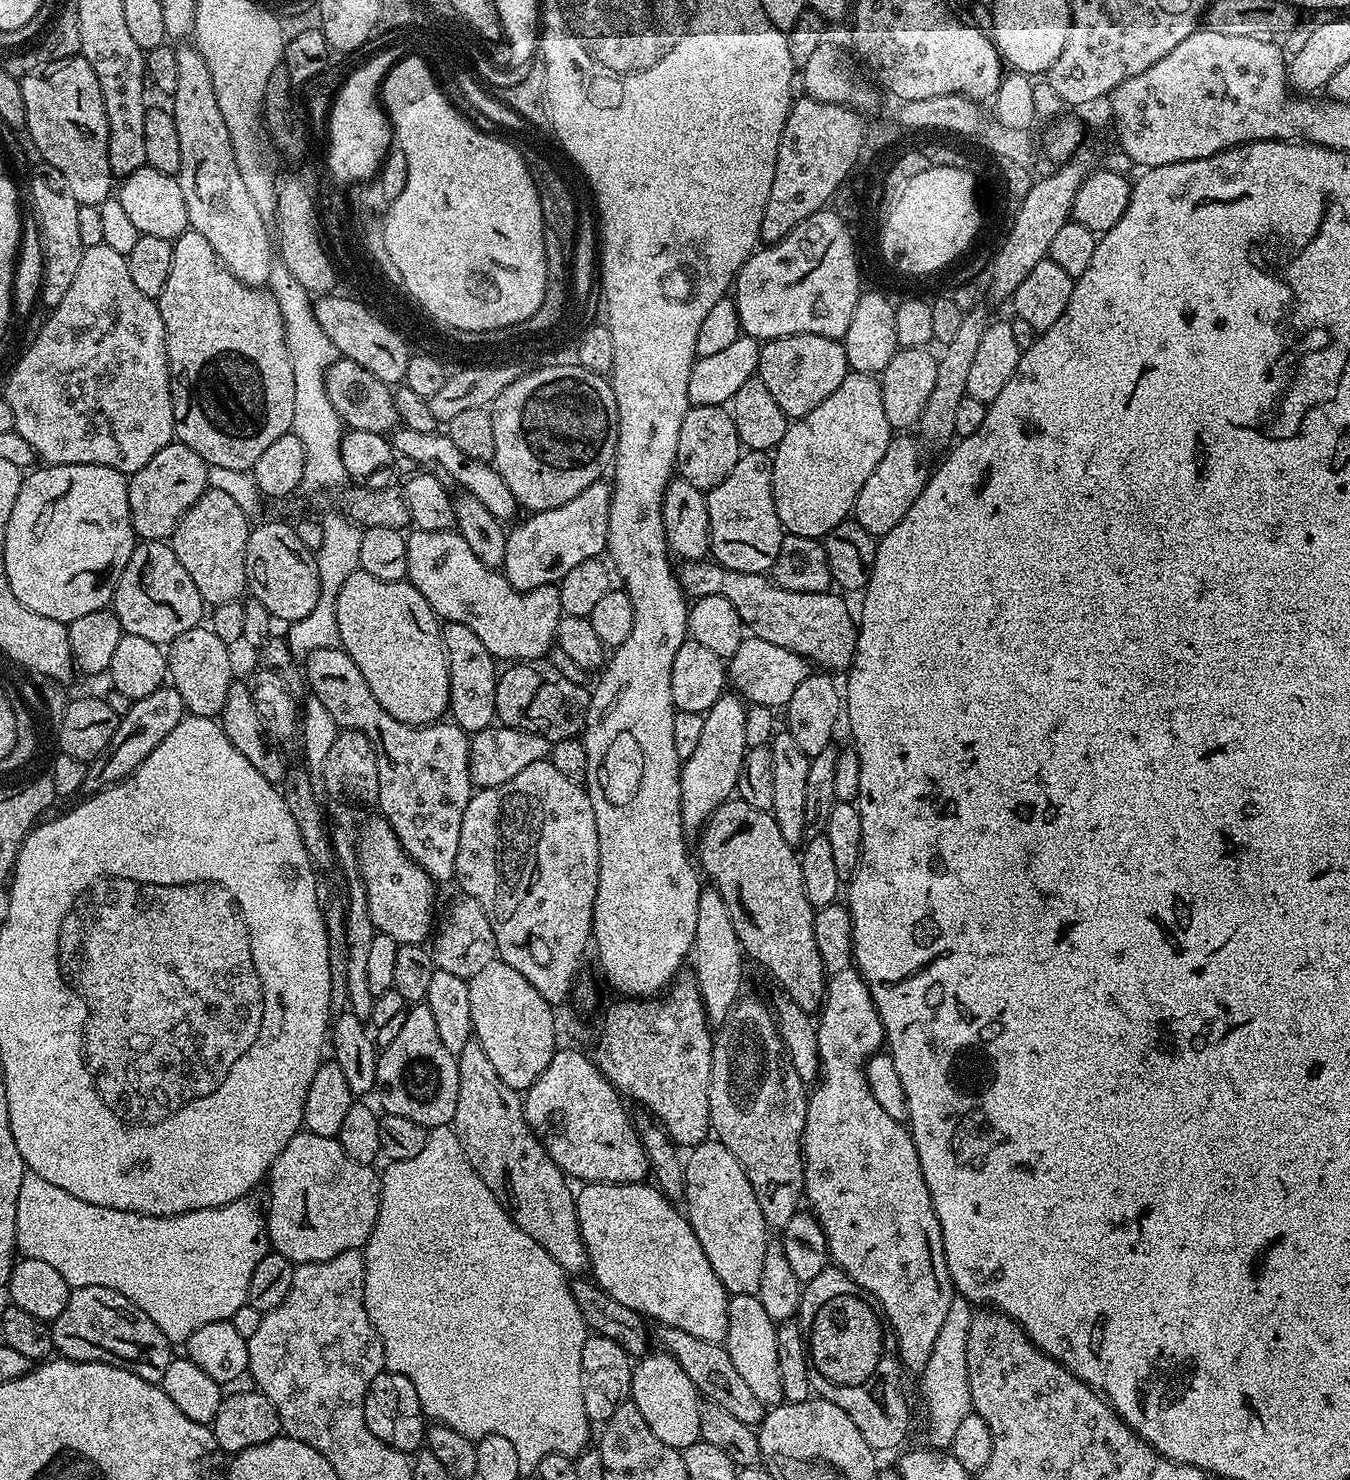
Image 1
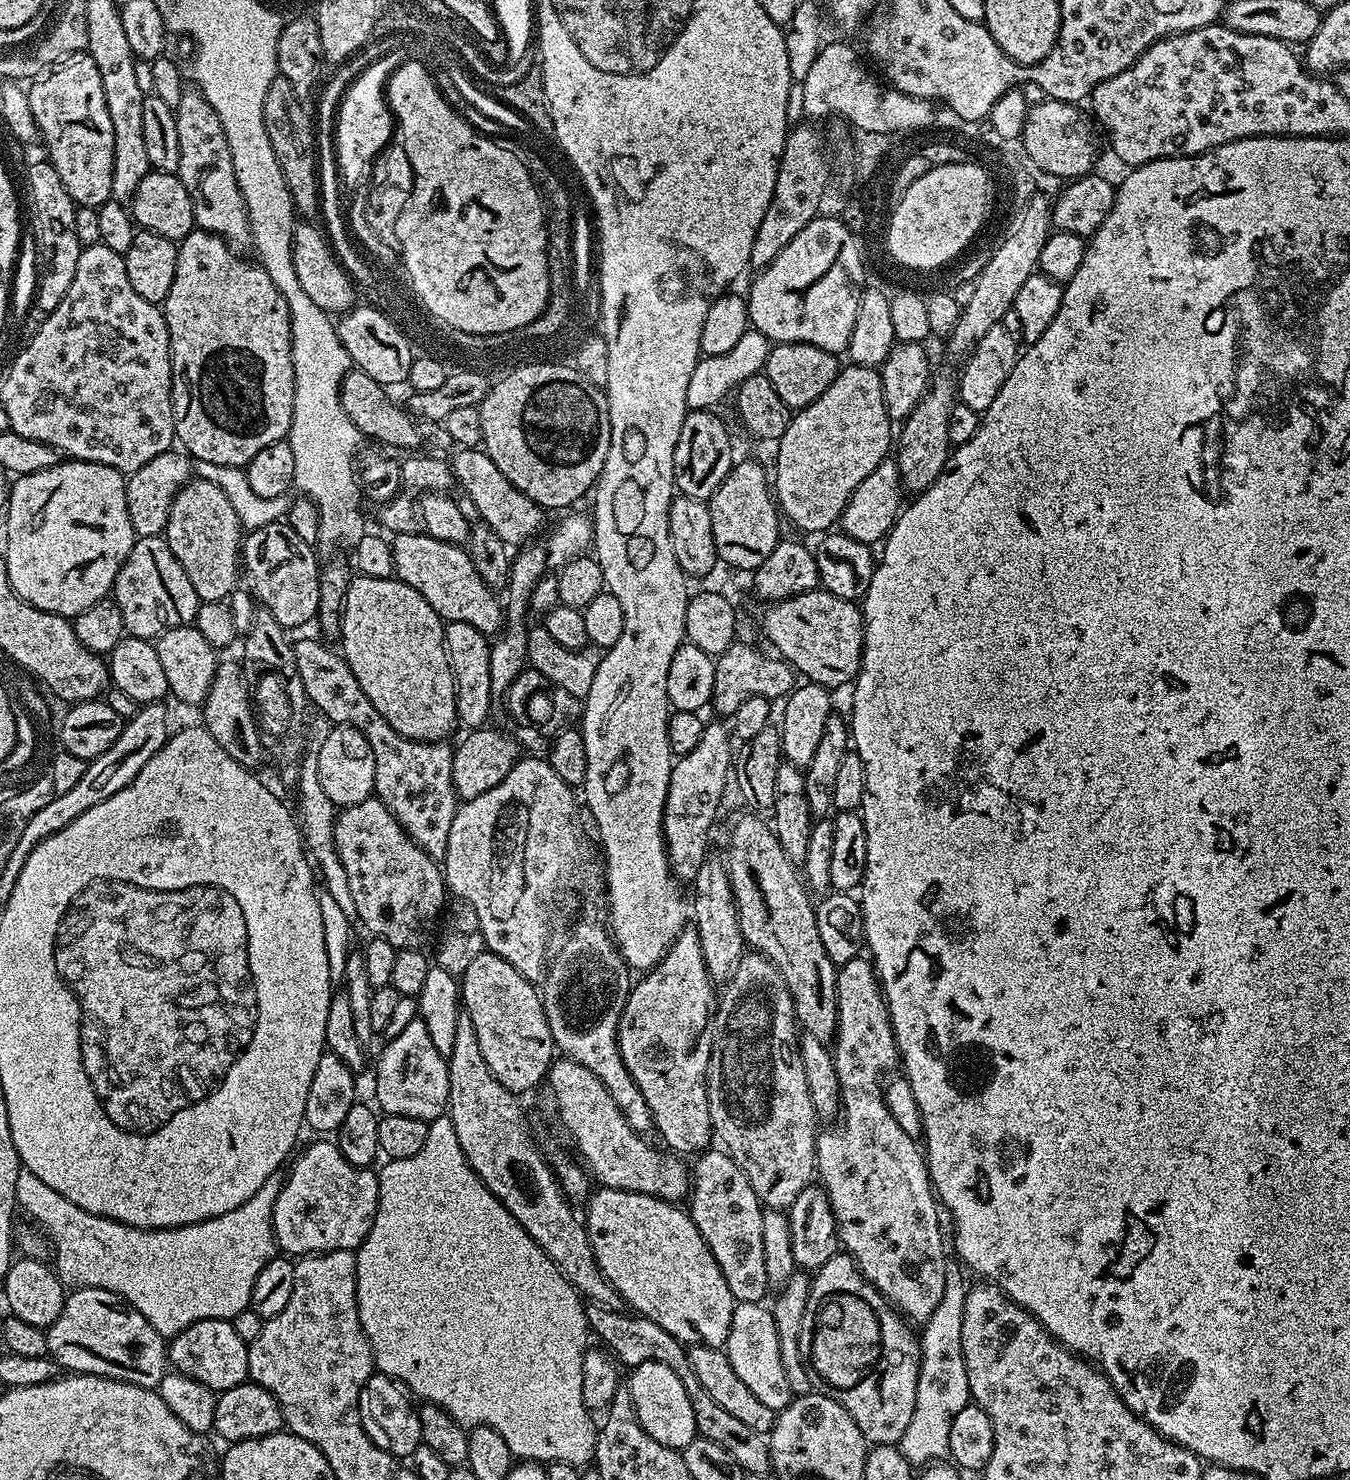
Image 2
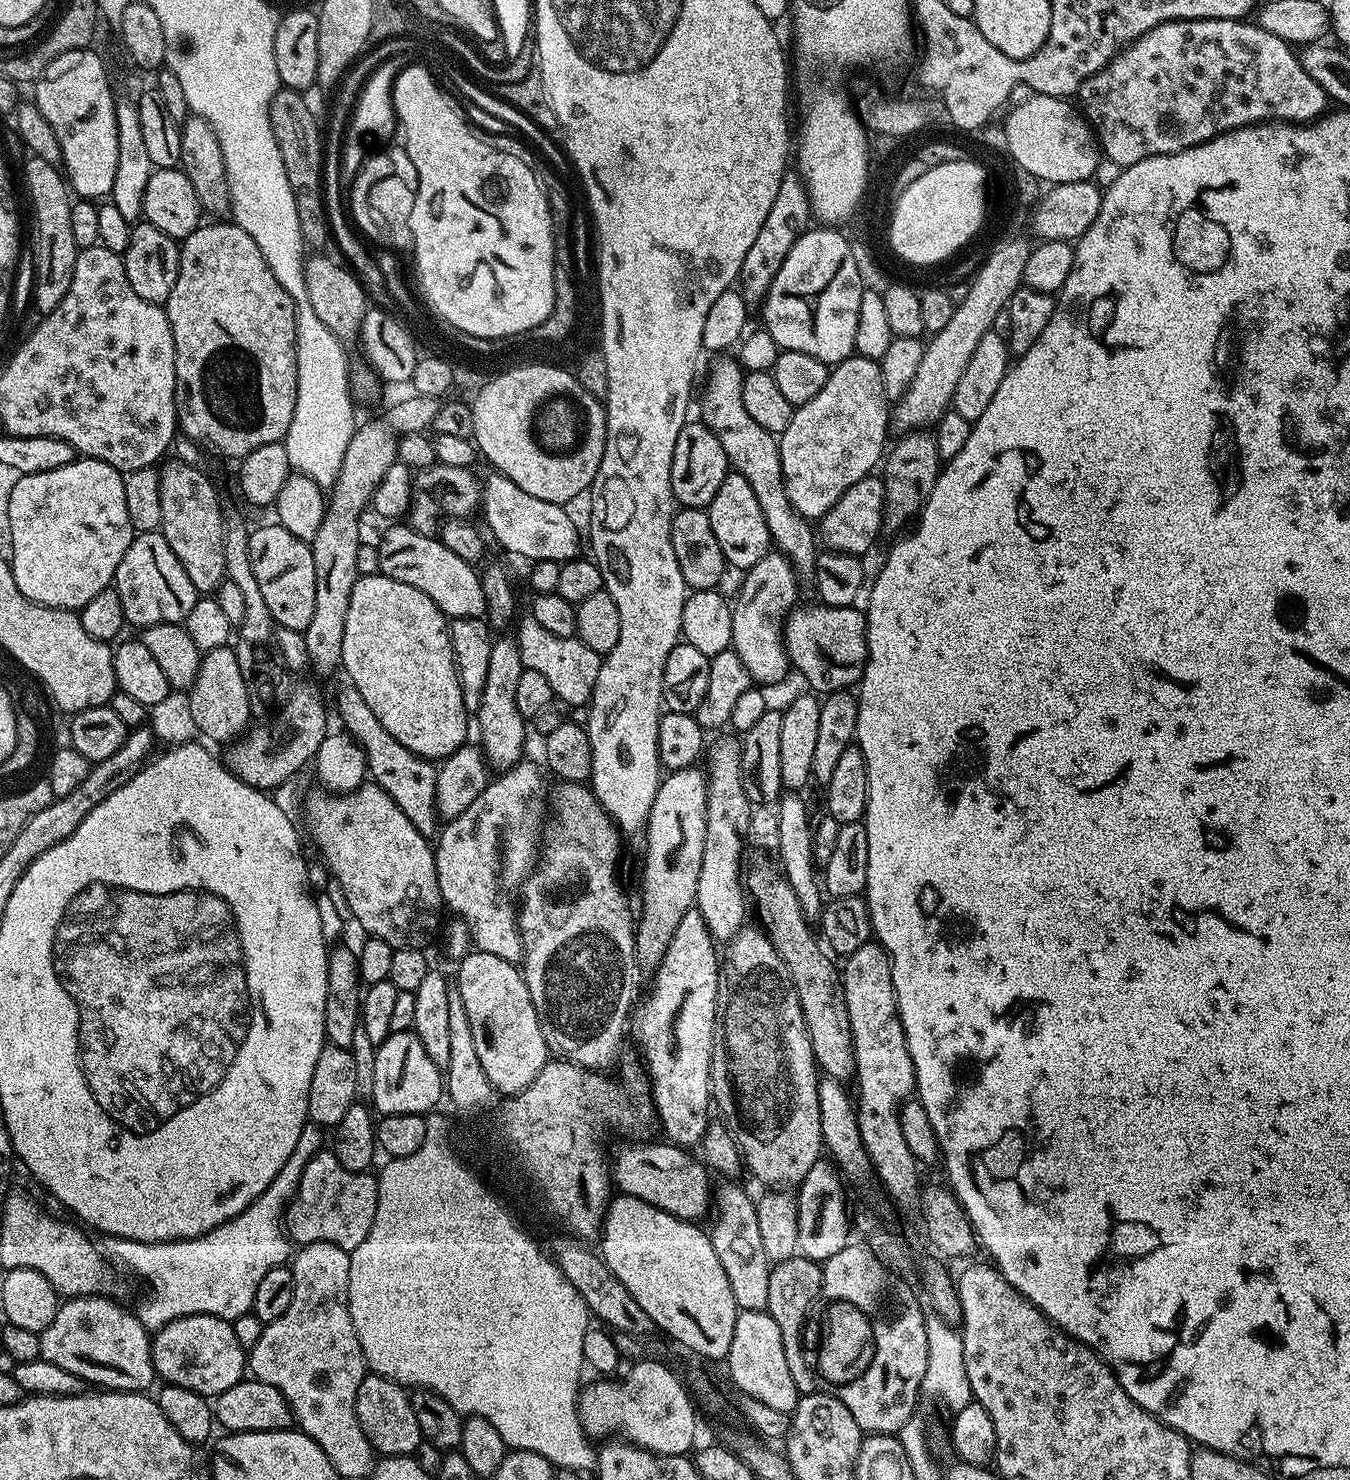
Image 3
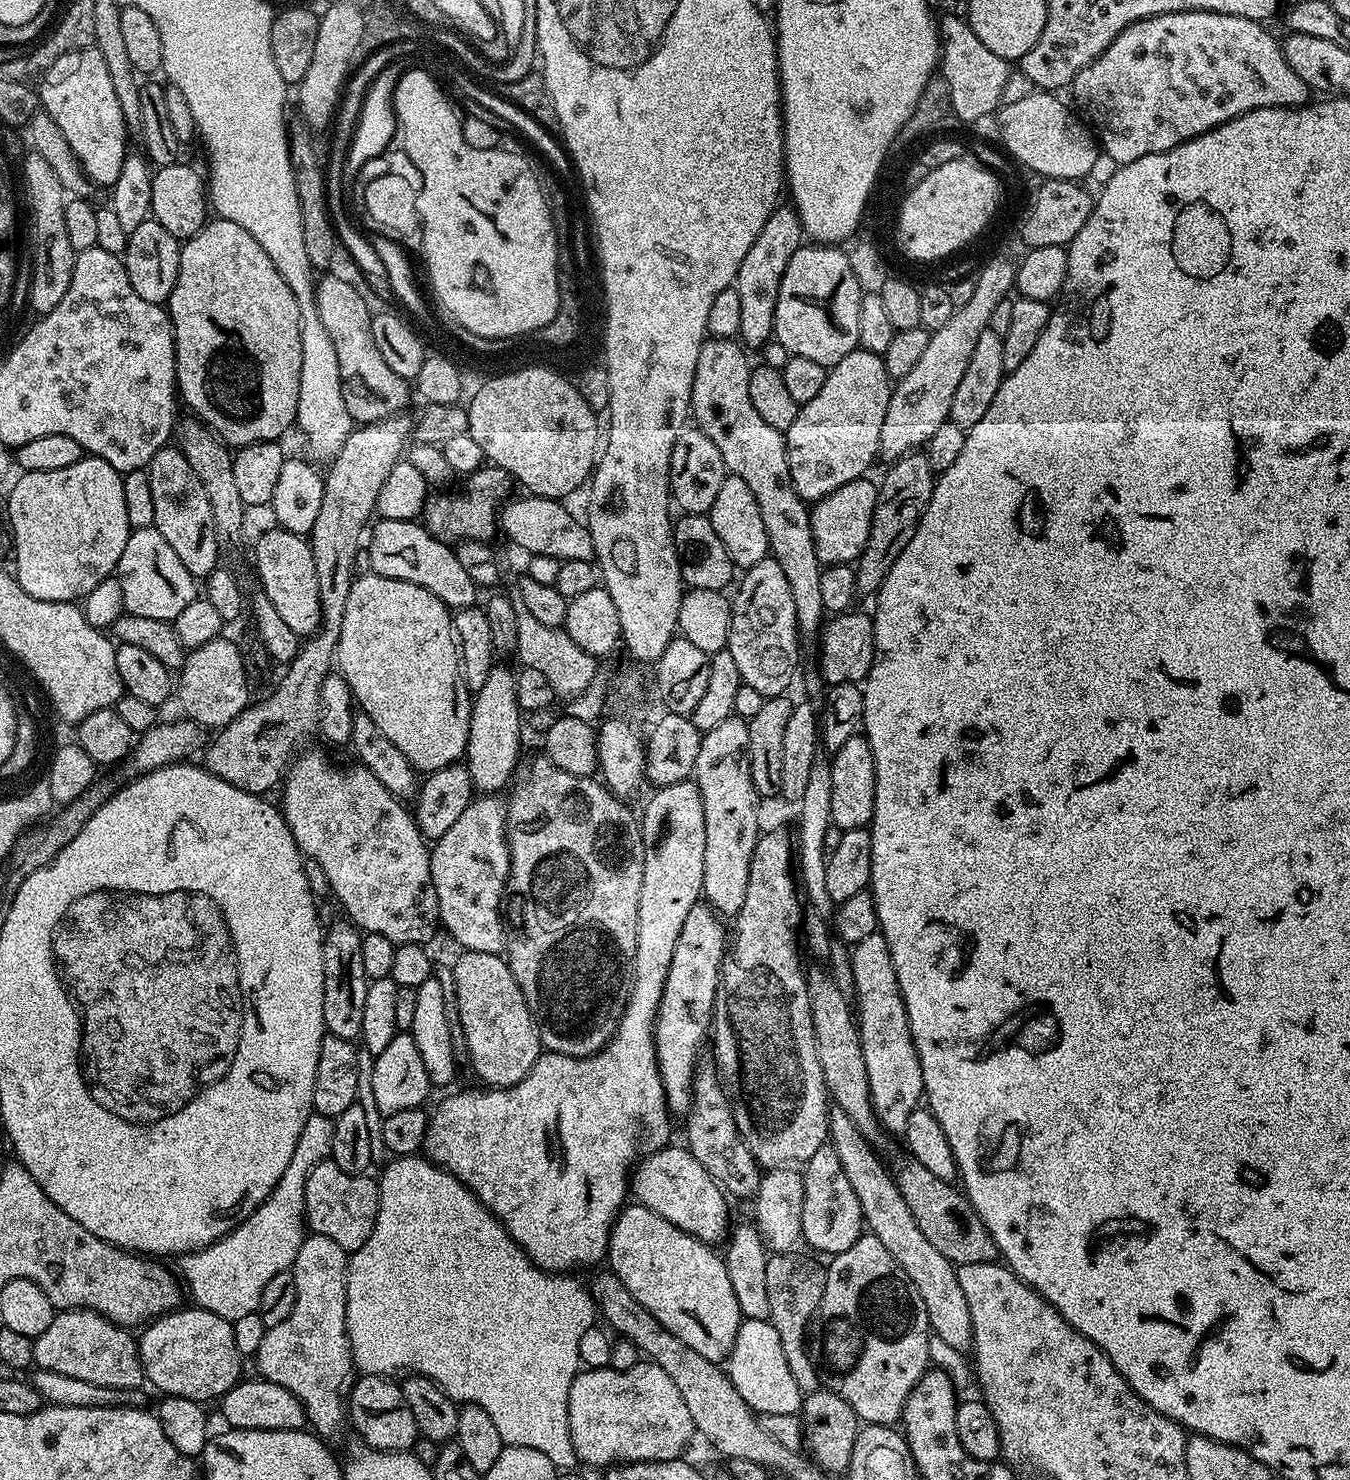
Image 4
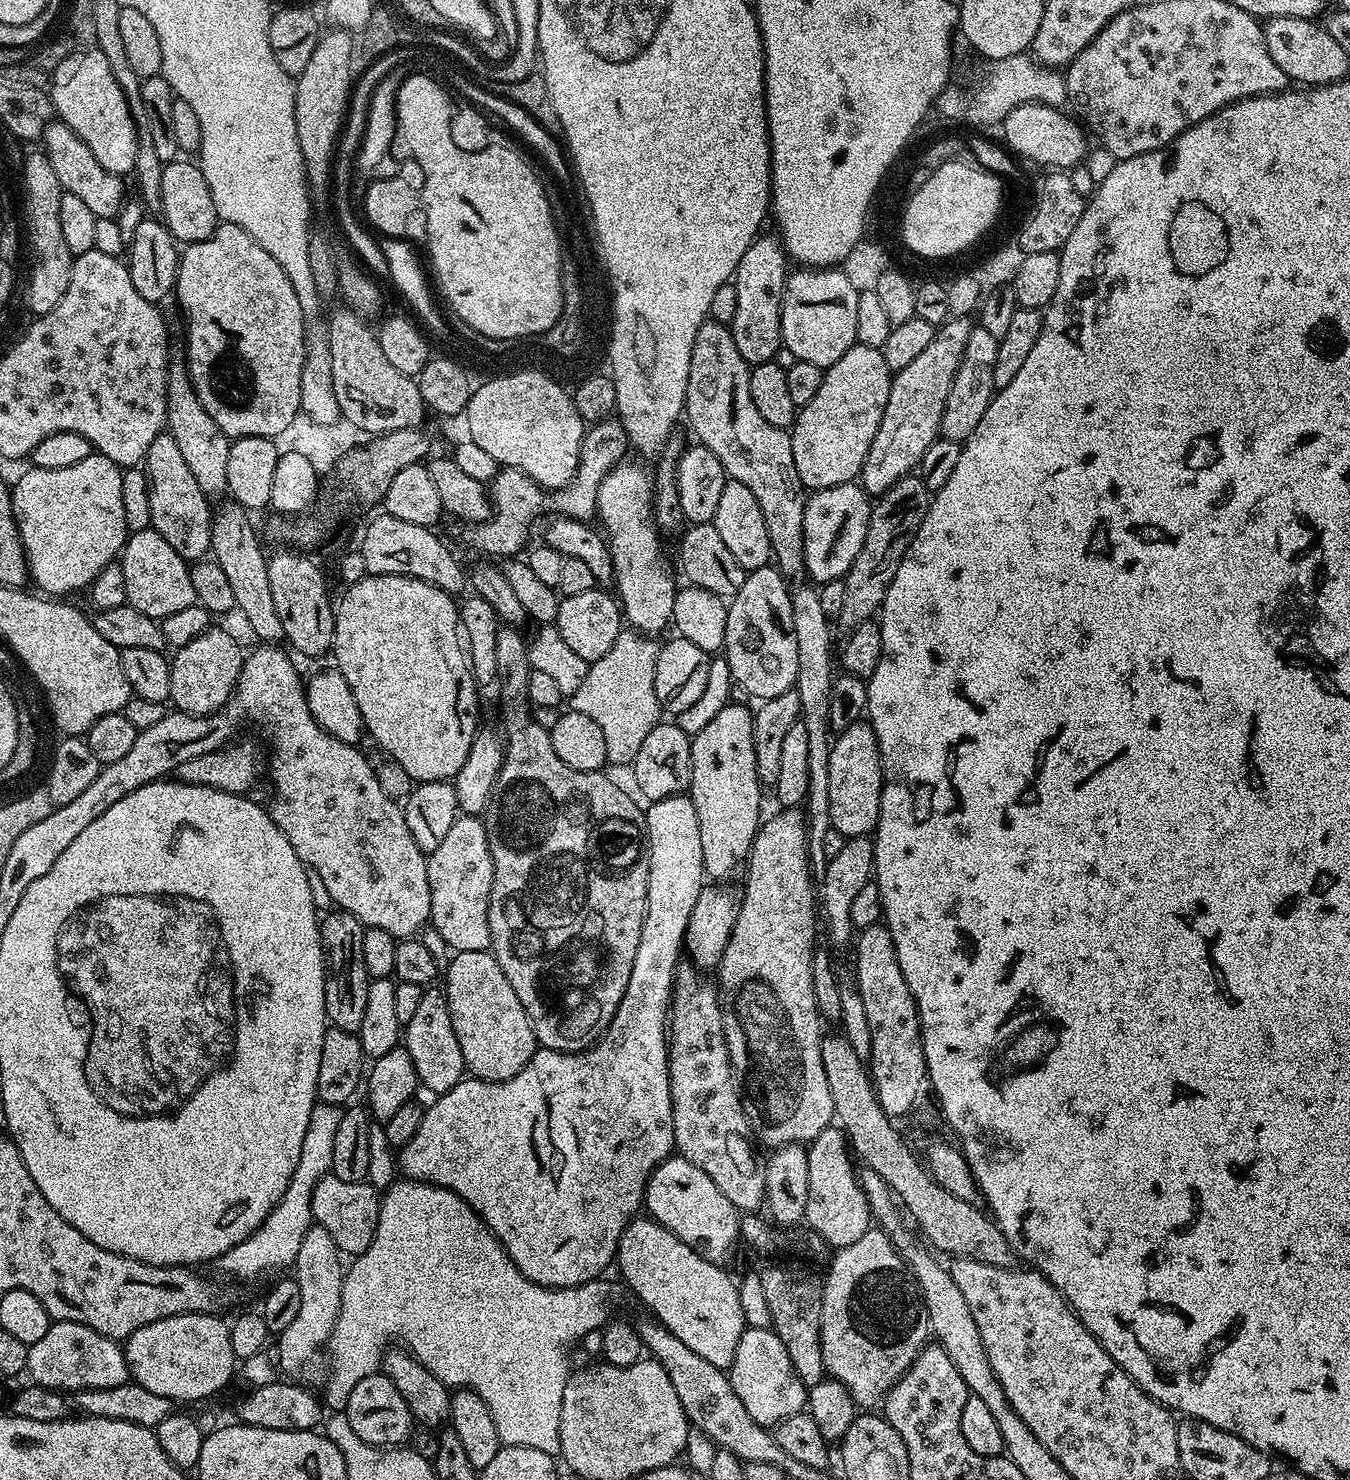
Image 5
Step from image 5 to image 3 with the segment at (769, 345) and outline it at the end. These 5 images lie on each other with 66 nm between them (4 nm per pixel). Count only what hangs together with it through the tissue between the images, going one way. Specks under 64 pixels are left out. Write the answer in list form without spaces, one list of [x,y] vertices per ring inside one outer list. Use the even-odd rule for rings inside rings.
[[[785,174],[782,178],[782,186],[778,186],[774,203],[766,213],[766,222],[762,222],[762,230],[758,230],[758,238],[754,238],[746,258],[742,258],[738,289],[740,288],[741,294],[744,295],[745,305],[746,303],[763,305],[766,294],[770,290],[770,282],[774,282],[774,274],[782,270],[782,262],[786,262],[786,254],[790,254],[790,246],[794,246],[794,242],[798,242],[800,235],[808,231],[812,219],[808,187],[799,175]]]

